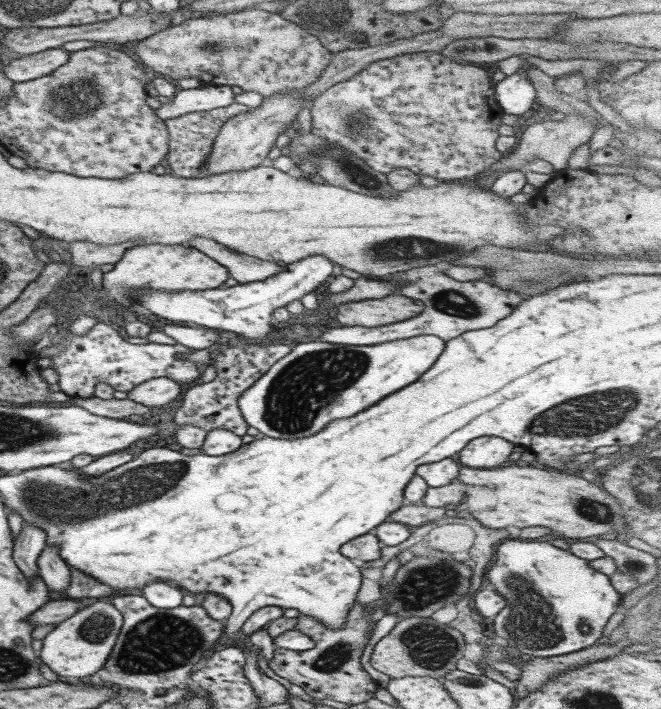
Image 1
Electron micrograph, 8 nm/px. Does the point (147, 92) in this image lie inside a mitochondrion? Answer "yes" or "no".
no

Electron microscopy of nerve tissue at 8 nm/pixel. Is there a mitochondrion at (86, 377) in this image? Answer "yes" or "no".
no

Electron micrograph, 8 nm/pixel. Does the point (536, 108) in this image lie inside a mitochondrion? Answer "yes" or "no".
no

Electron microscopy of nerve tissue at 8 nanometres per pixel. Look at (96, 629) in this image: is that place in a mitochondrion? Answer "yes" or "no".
yes

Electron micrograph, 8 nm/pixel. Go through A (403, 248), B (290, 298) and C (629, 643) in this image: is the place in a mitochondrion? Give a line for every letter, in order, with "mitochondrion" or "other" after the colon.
A: mitochondrion
B: other
C: other

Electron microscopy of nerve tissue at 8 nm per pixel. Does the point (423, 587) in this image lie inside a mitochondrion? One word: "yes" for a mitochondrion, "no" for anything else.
yes

